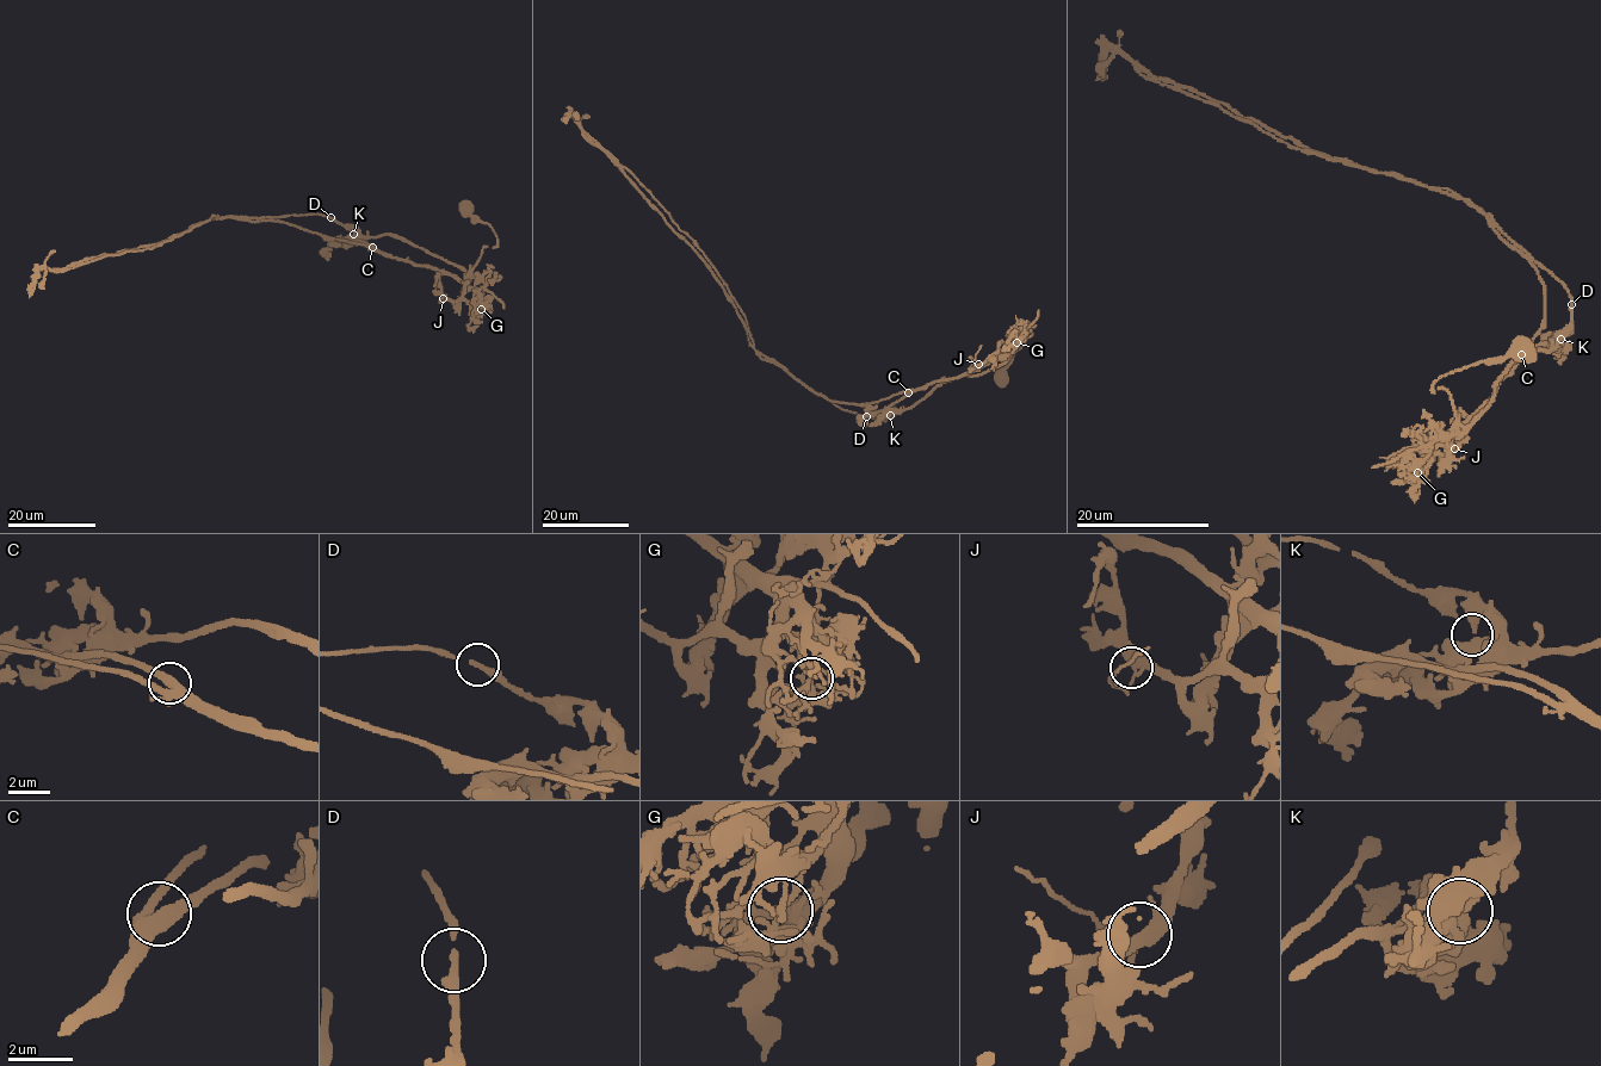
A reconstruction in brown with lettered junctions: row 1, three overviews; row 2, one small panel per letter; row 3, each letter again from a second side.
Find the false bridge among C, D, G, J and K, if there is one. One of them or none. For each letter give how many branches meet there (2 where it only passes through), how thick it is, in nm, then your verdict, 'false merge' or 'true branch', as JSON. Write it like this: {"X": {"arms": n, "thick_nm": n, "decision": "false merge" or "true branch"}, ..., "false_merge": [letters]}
{"C": {"arms": 3, "thick_nm": 360, "decision": "true branch"}, "D": {"arms": 2, "thick_nm": 200, "decision": "true branch"}, "G": {"arms": 3, "thick_nm": 170, "decision": "false merge"}, "J": {"arms": 4, "thick_nm": 360, "decision": "true branch"}, "K": {"arms": 1, "thick_nm": 340, "decision": "true branch"}, "false_merge": ["G"]}

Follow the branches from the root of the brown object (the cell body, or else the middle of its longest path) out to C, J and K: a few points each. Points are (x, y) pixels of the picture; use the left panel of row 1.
C: (463, 209), (489, 224), (496, 241), (482, 248), (464, 280), (387, 256), (372, 247)
J: (463, 209), (462, 211), (489, 224), (496, 245), (482, 248), (455, 305), (443, 298)
K: (463, 209), (489, 224), (496, 237), (496, 245), (483, 247), (469, 272), (394, 235), (353, 234)

